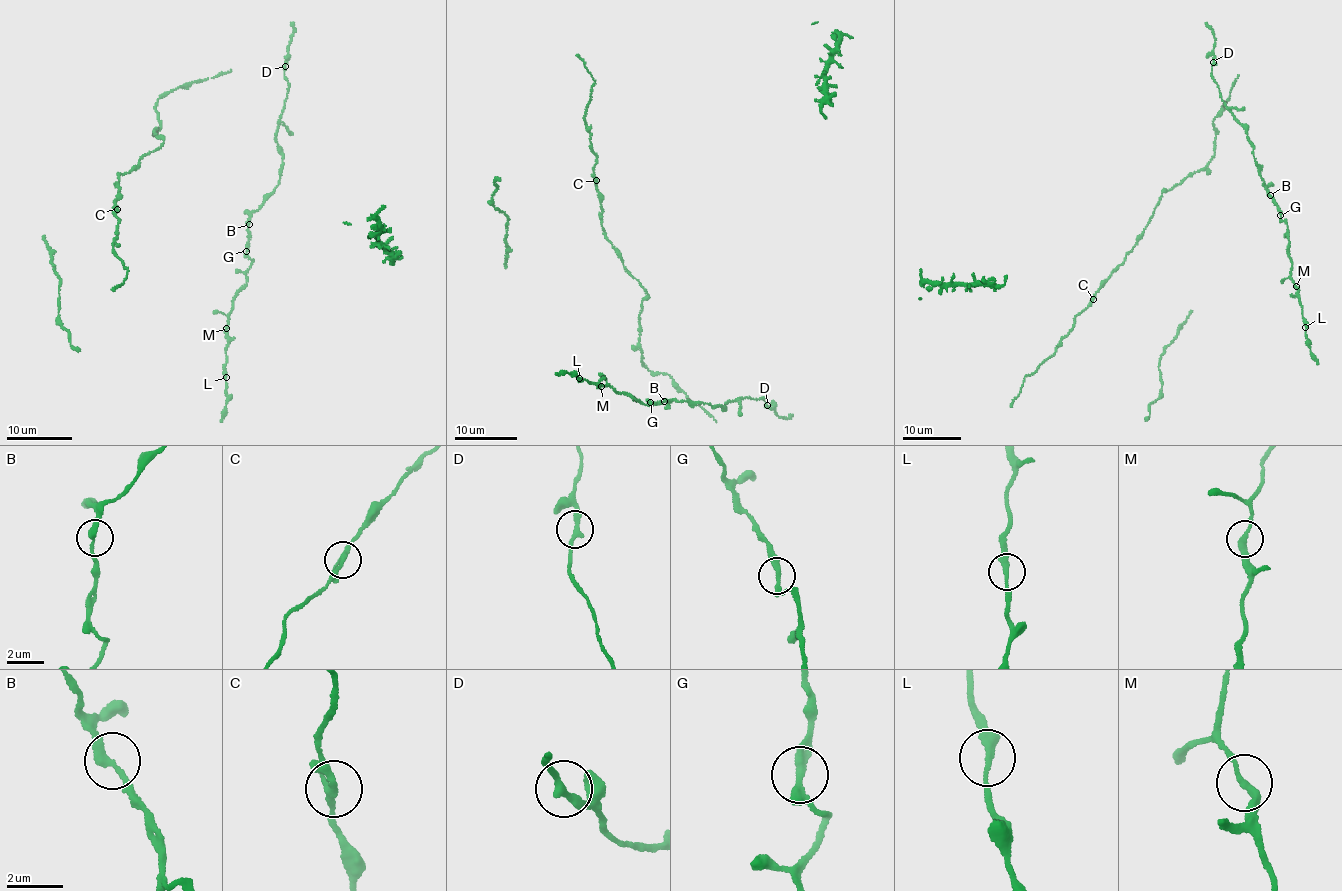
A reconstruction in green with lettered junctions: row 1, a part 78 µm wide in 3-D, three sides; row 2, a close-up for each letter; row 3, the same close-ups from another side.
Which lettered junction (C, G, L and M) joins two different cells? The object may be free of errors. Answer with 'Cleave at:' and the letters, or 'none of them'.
Cleave at: none of them

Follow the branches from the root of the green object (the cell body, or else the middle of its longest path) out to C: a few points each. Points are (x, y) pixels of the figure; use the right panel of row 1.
C: (1181, 182), (1162, 193), (1150, 221), (1134, 247), (1093, 299)

